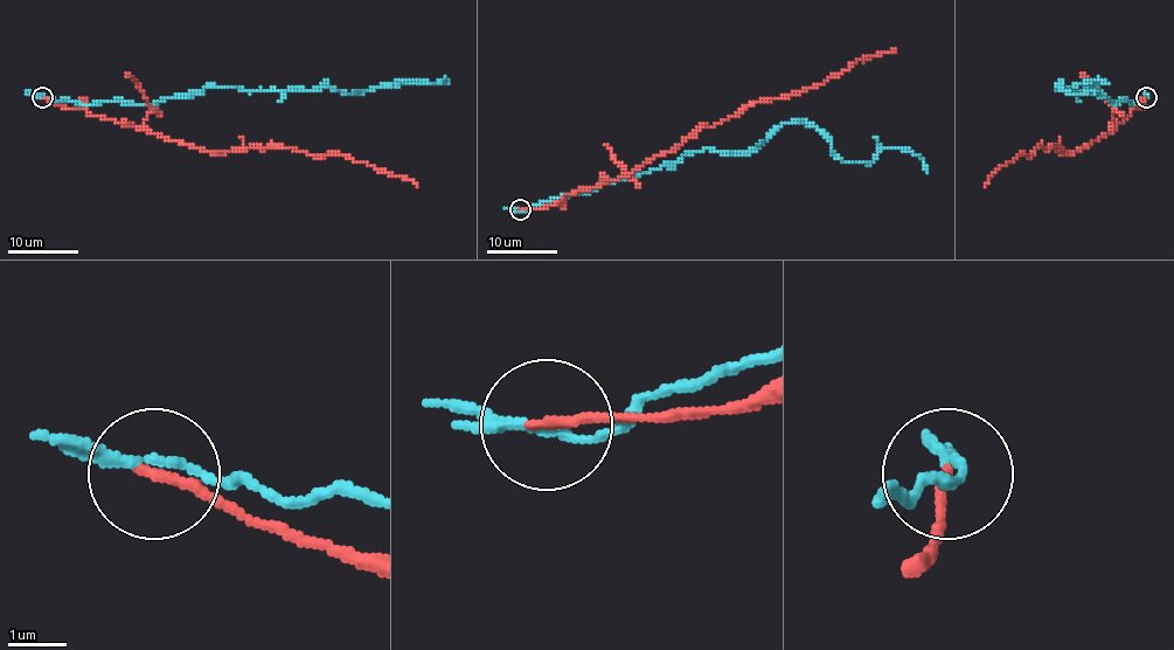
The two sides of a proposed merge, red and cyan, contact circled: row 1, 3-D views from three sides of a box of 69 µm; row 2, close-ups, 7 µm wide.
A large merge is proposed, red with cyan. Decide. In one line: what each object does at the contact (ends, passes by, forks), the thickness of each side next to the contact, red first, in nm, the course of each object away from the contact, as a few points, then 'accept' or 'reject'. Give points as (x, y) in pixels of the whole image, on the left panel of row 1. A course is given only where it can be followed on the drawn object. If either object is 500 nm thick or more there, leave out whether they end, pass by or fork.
red ends; cyan passes by; calibres 190 and 140 nm; course red (41, 97), (198, 149), (256, 145), (344, 153), (416, 186); course cyan (43, 97), (154, 105), (210, 87), (354, 94), (396, 83), (444, 80), (450, 84); reject

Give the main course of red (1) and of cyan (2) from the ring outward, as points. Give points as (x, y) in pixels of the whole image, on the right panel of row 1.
1: (1145, 97), (1145, 104), (1083, 149), (1039, 146), (998, 168), (984, 186)
2: (1147, 97), (1116, 105), (1090, 87), (1058, 90), (1097, 91), (1096, 83), (1083, 83), (1096, 80), (1107, 84)

